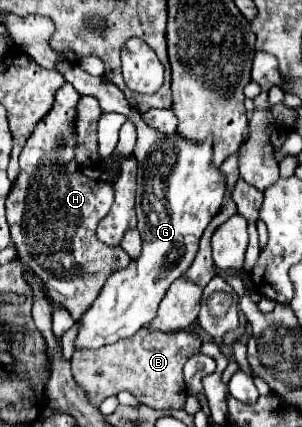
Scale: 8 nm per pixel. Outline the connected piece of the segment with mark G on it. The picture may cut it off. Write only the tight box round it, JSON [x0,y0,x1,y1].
[56,60,224,350]

